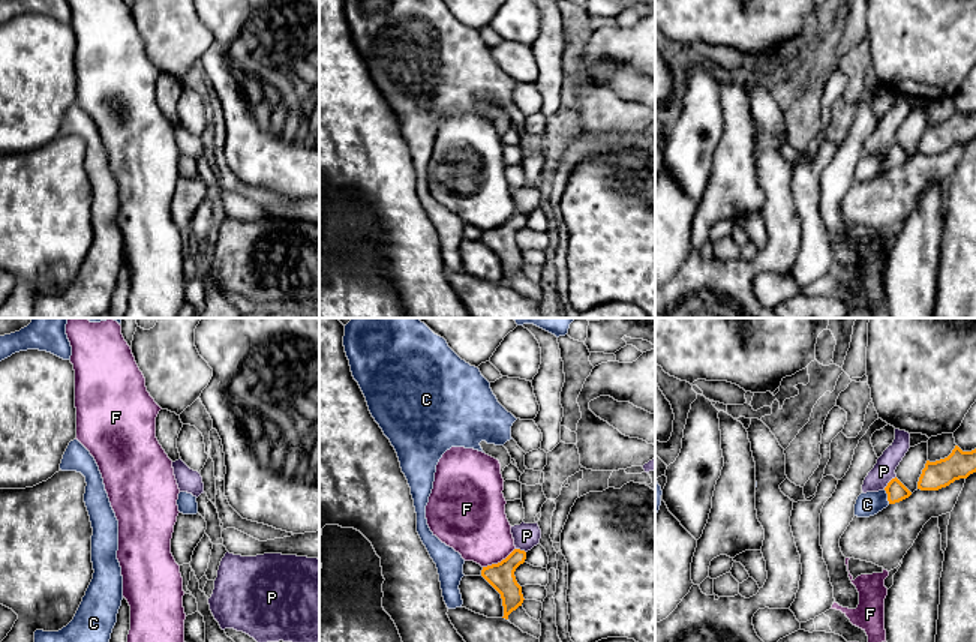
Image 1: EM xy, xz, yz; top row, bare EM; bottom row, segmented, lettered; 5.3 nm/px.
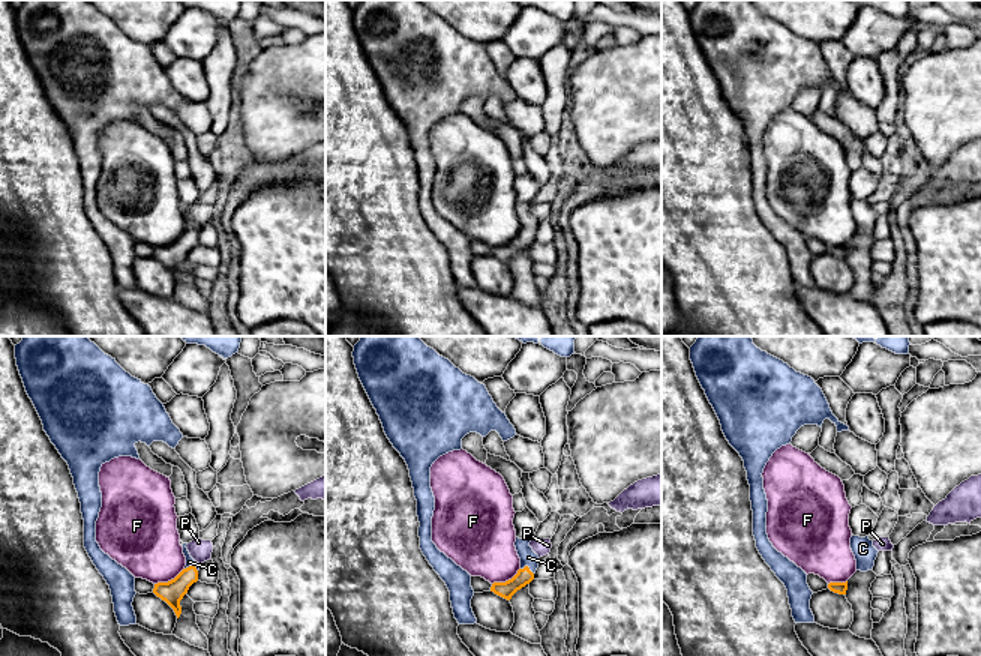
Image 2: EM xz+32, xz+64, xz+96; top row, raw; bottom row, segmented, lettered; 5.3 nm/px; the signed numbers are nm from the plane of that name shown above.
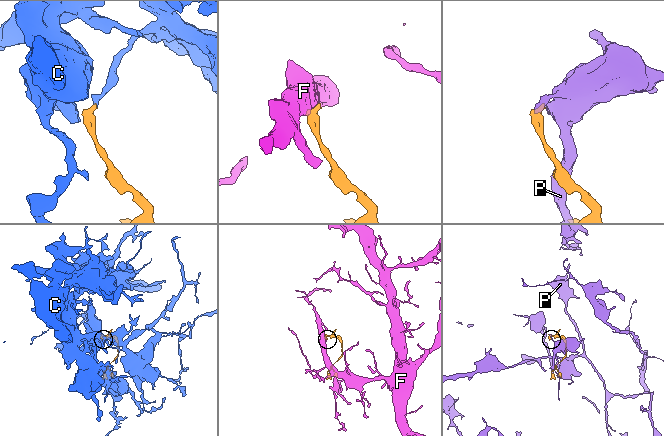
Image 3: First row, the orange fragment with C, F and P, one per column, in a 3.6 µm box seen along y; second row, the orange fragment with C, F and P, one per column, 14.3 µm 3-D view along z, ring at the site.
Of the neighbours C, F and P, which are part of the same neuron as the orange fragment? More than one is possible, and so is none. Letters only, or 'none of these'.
C

